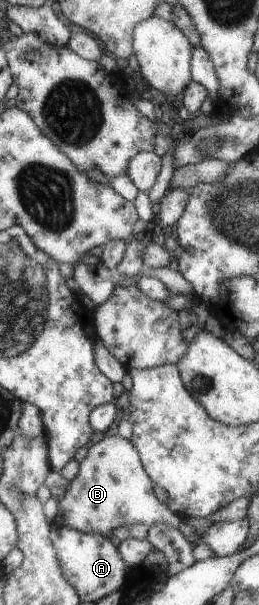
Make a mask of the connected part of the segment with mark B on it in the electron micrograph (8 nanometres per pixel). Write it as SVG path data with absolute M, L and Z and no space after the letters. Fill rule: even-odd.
M118 435L103 438L87 448L86 453L78 464L76 476L68 482L62 499L57 501L55 521L60 526L75 529L87 534L100 534L109 538L112 529L131 523L143 523L150 527L154 523L161 523L176 528L181 523L181 516L168 509L166 504L158 501L152 491L153 481L144 471L139 453L130 440Z

